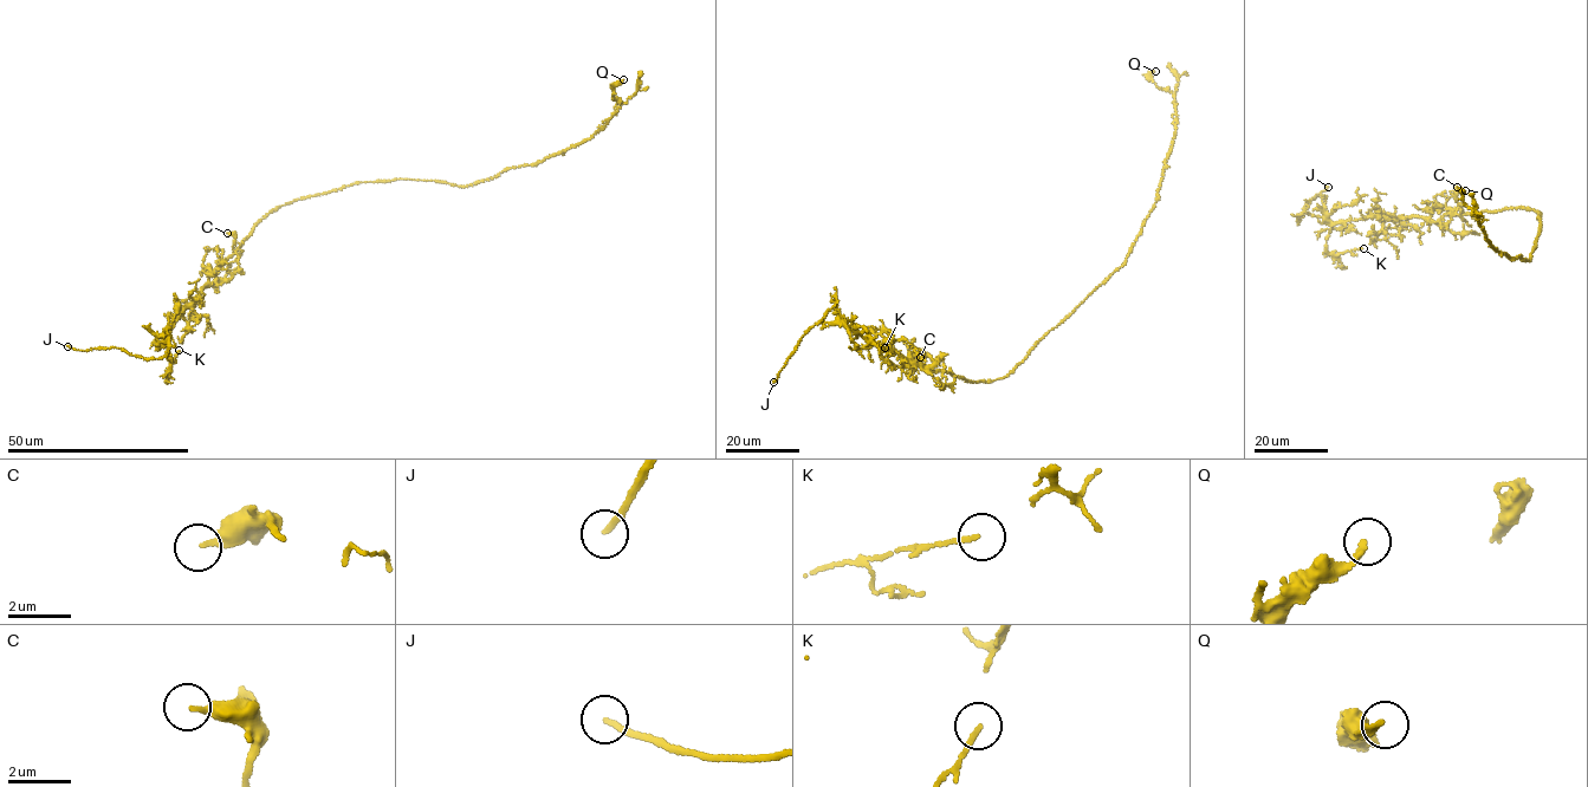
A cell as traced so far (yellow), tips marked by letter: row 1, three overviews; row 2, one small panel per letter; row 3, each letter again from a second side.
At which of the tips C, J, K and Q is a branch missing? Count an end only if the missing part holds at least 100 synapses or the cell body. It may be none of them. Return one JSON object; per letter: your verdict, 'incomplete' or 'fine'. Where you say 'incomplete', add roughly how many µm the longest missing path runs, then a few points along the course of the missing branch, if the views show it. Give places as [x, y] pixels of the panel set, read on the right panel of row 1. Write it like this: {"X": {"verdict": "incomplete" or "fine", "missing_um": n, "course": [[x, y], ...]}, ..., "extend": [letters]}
{"C": {"verdict": "fine"}, "J": {"verdict": "incomplete", "missing_um": 4}, "K": {"verdict": "fine"}, "Q": {"verdict": "fine"}, "extend": ["J"]}

